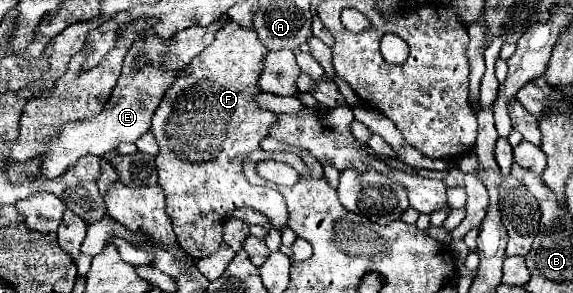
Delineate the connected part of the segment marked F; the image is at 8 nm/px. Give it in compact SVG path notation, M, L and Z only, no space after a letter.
M226 22L216 32L216 40L188 64L178 80L166 90L160 106L152 116L150 132L156 136L160 152L156 156L158 184L166 194L166 212L172 218L172 228L176 232L180 248L194 260L202 260L218 250L222 244L222 226L226 216L236 208L256 208L282 230L288 220L286 200L272 186L252 186L242 170L246 154L260 148L260 142L268 136L270 126L276 122L276 114L262 110L256 102L258 78L264 70L264 58L268 50L262 46L254 28L242 28L236 22Z

